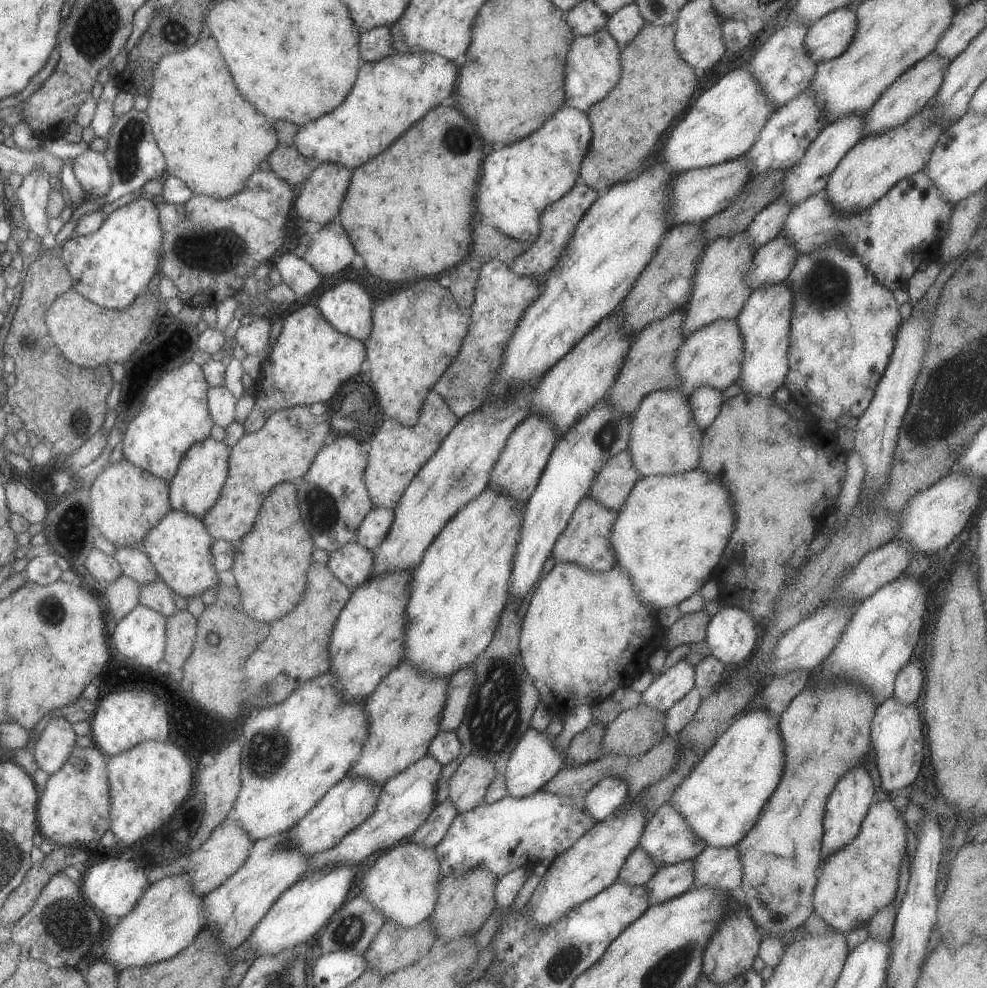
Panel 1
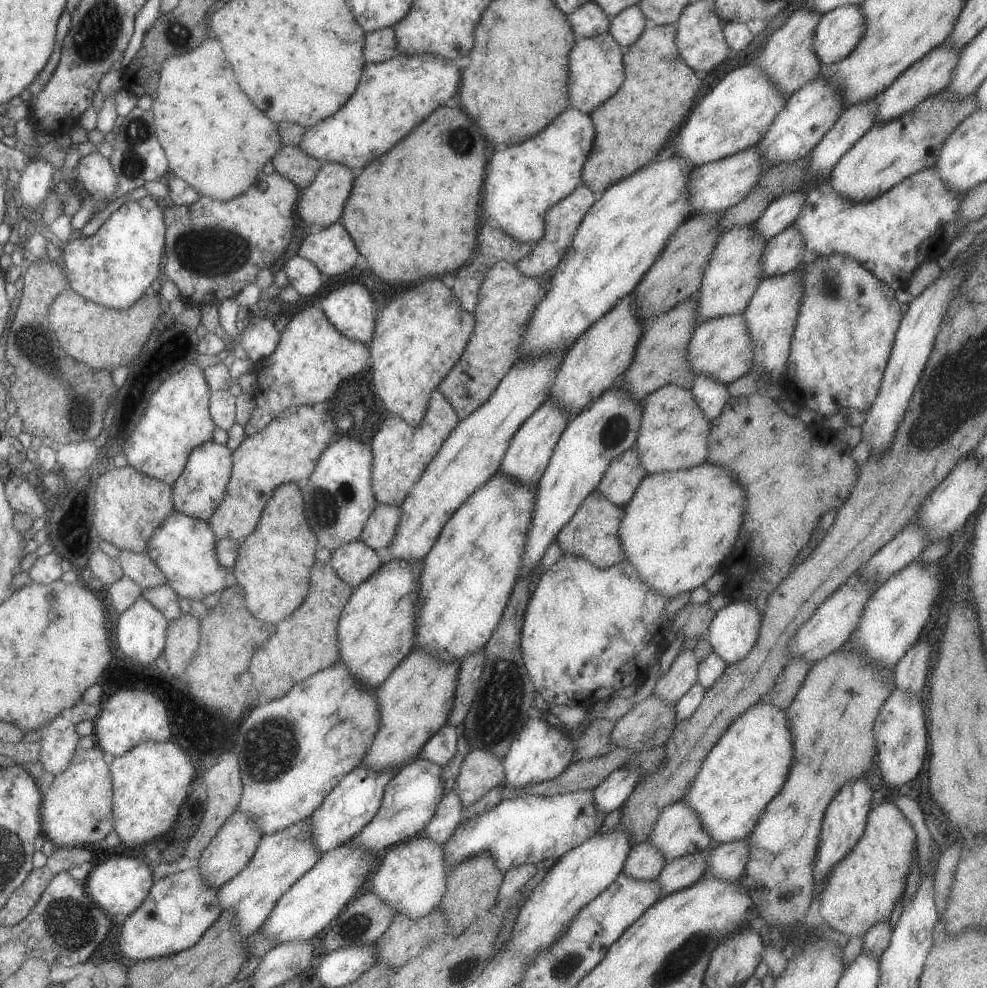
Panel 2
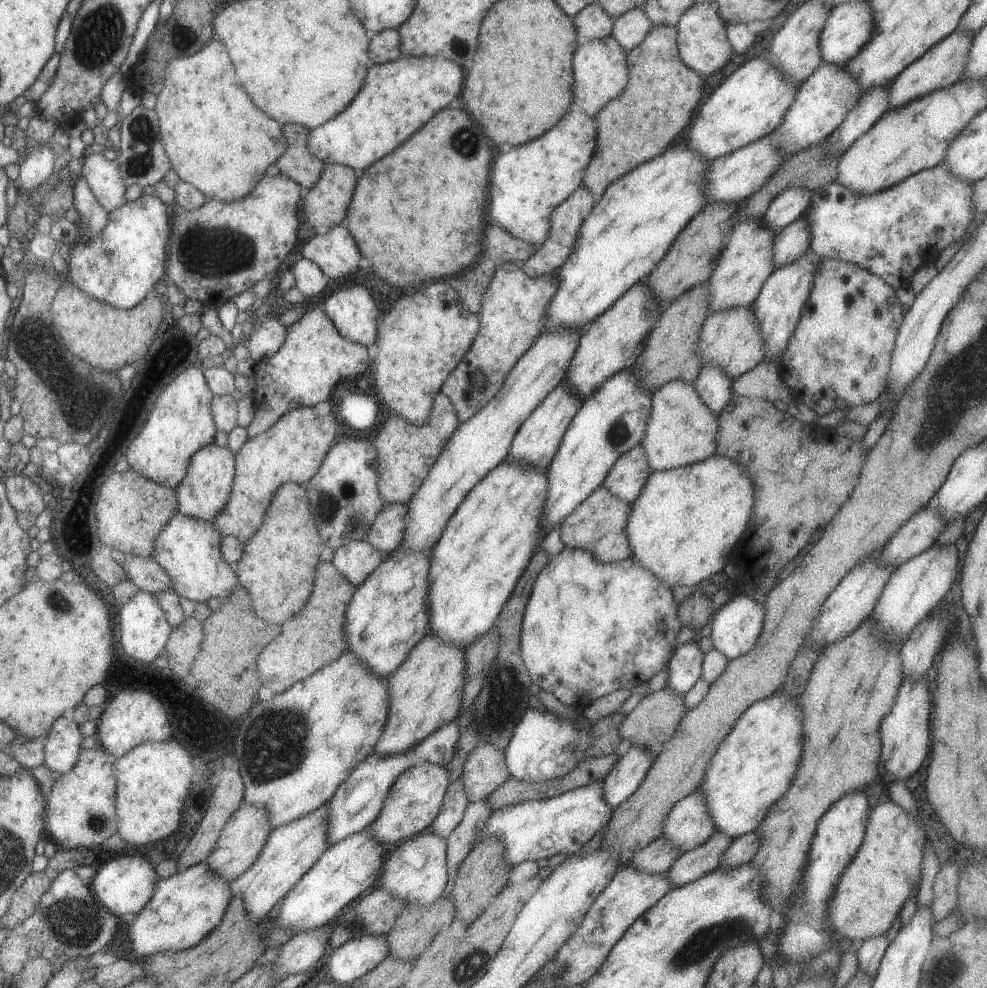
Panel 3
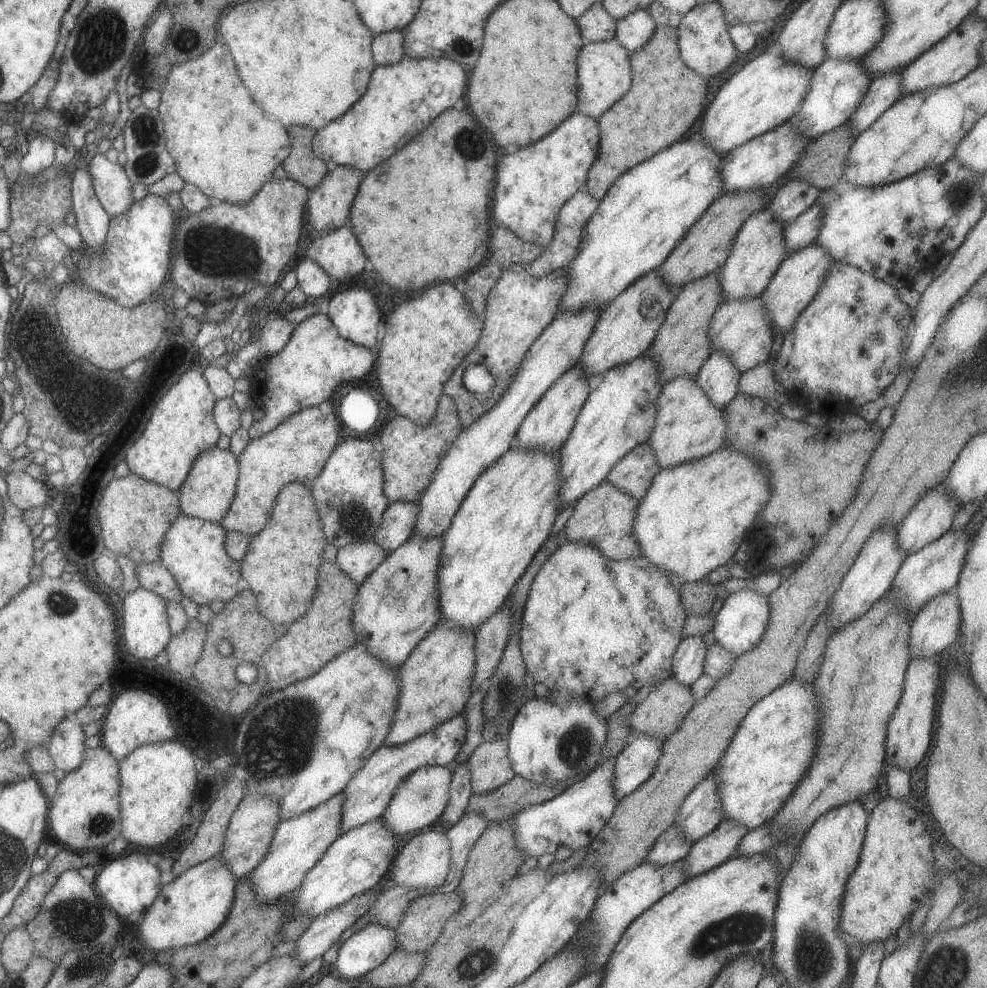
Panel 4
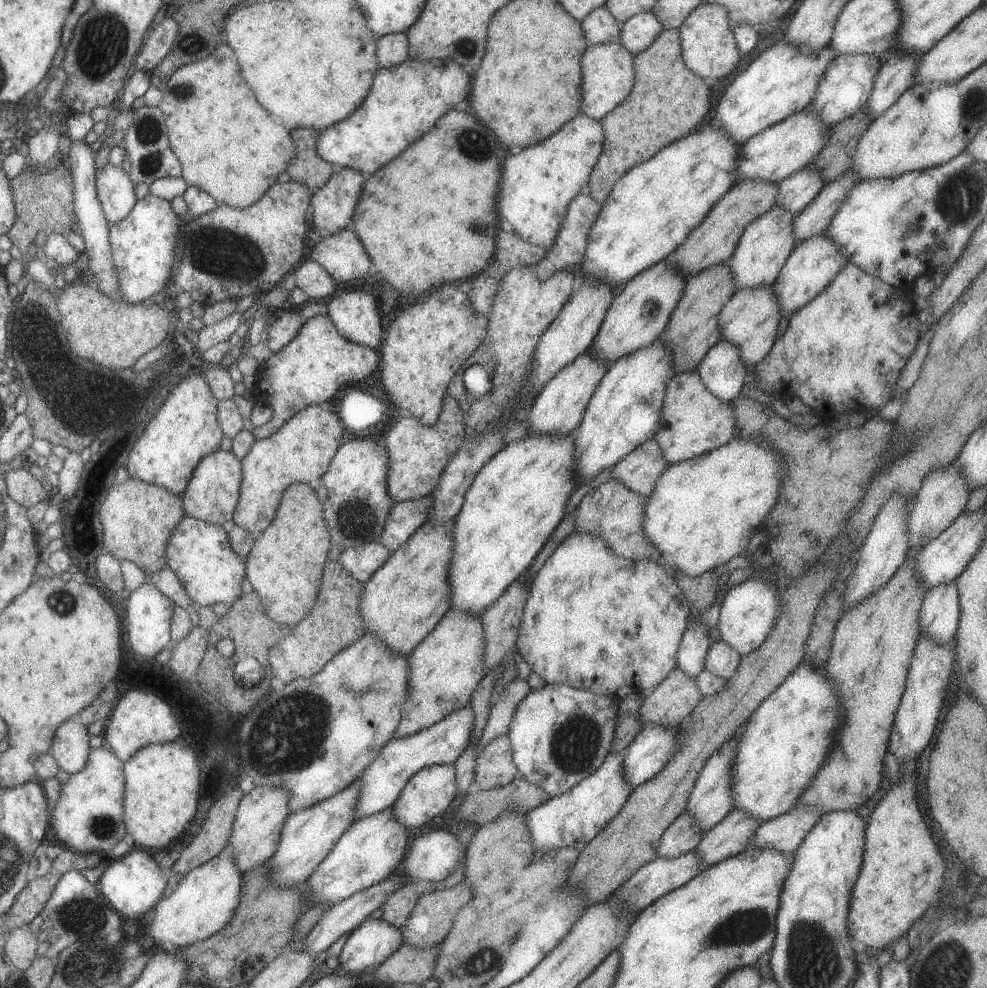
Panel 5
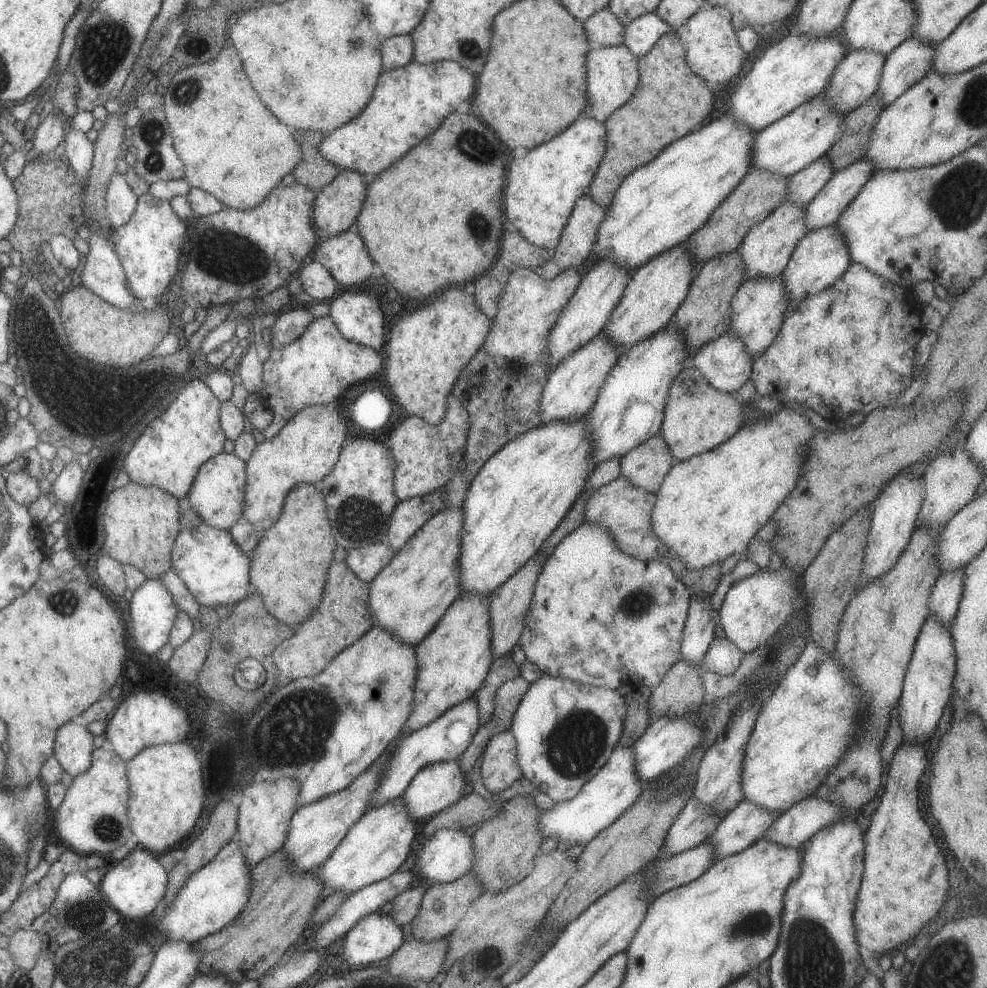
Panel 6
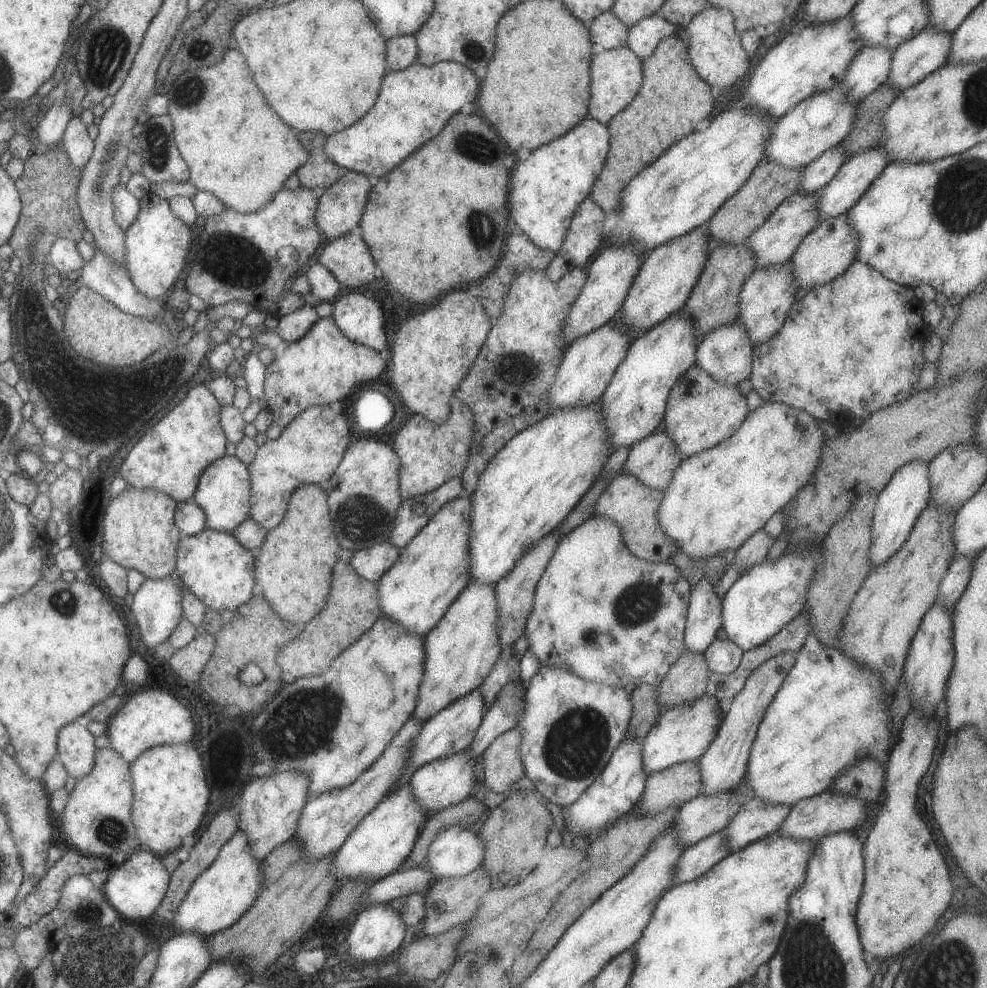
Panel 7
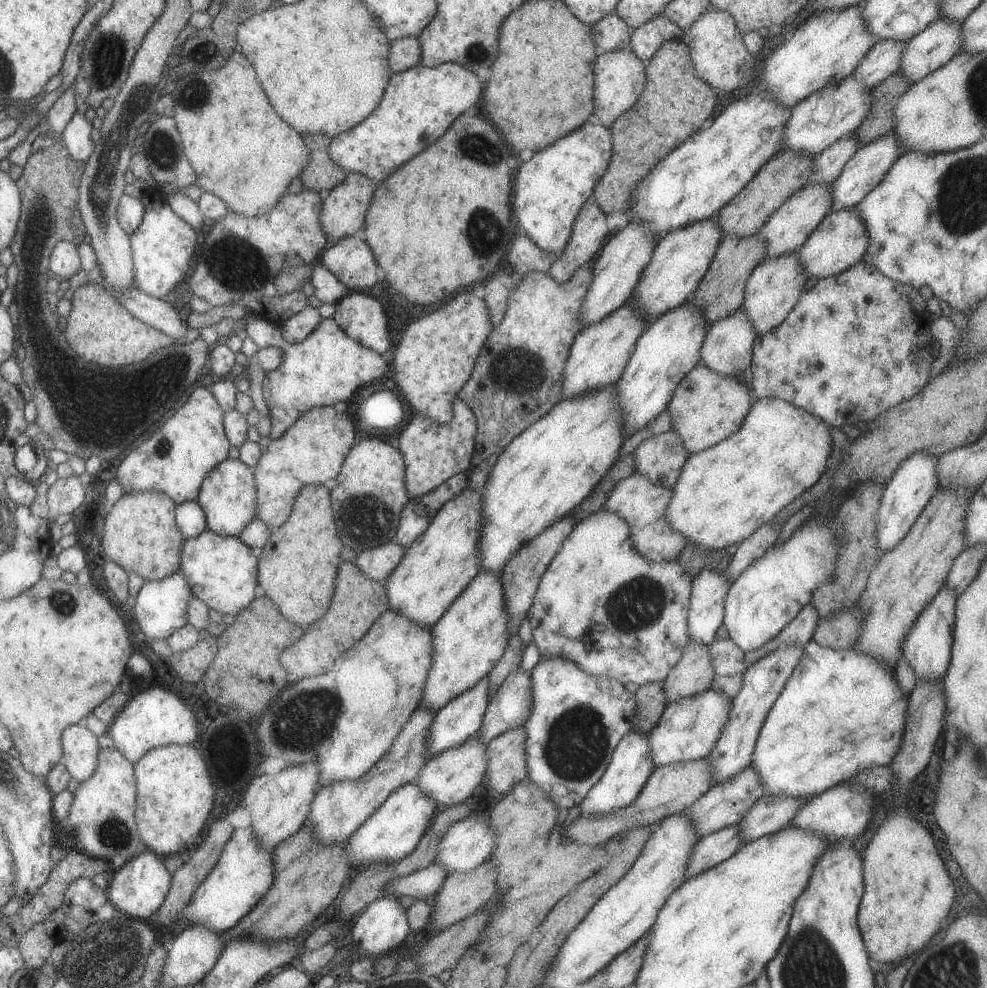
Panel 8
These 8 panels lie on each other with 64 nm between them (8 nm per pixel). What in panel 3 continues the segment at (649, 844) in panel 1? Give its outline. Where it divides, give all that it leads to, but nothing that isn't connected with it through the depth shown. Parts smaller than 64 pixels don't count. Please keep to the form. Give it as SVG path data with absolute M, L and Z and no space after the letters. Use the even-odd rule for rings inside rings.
M697 788L696 792L691 792L675 803L671 812L665 816L660 836L667 838L677 850L685 853L703 844L714 830L715 826L705 810L703 794Z

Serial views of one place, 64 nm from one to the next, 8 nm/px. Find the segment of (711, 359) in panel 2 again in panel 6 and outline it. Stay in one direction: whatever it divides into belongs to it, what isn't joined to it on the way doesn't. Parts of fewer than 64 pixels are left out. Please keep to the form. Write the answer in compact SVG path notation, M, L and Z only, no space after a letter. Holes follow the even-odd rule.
M777 274L777 278L749 278L739 285L733 295L728 330L741 340L749 356L757 356L773 342L790 308L781 274Z

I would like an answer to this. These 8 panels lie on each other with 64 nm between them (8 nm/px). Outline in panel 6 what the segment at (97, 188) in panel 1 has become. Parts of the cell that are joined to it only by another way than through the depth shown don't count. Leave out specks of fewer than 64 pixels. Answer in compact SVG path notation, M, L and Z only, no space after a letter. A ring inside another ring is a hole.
M119 173L113 174L105 188L105 214L115 228L121 228L135 210L137 197L127 186L125 178Z

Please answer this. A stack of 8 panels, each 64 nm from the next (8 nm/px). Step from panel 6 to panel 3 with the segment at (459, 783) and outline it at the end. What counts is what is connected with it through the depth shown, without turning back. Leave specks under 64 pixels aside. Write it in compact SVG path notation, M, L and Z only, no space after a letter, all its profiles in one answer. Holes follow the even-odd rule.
M420 762L417 766L405 770L389 786L389 792L385 796L385 804L383 804L379 816L367 826L369 834L379 844L385 844L385 847L390 848L400 841L411 838L413 834L426 832L430 821L439 811L448 784L446 769L441 765Z

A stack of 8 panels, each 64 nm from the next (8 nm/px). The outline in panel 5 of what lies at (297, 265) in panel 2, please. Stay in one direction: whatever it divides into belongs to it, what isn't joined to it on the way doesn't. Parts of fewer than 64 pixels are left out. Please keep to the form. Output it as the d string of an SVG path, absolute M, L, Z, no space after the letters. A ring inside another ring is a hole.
M309 258L303 259L292 273L296 287L305 292L310 299L320 299L333 295L336 283L325 272L325 268L319 266L317 262Z

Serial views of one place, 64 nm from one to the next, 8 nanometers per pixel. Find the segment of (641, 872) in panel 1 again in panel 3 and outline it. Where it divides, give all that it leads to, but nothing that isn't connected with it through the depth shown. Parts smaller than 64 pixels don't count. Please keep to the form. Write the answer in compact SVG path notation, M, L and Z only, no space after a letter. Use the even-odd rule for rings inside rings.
M659 836L649 846L634 851L629 866L637 872L661 874L669 870L669 865L673 864L680 854L681 850L677 850L667 838Z

